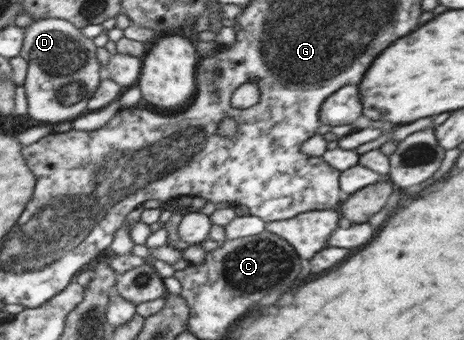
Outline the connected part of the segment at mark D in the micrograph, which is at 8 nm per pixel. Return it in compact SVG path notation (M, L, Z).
M47 18L35 20L32 24L23 28L23 44L19 56L27 61L27 69L23 81L24 93L27 103L27 116L39 122L55 124L55 122L73 121L83 114L89 114L89 98L97 89L100 82L105 80L105 62L97 58L97 50L101 46L95 47L93 41L74 26L73 23L66 22L64 19Z

